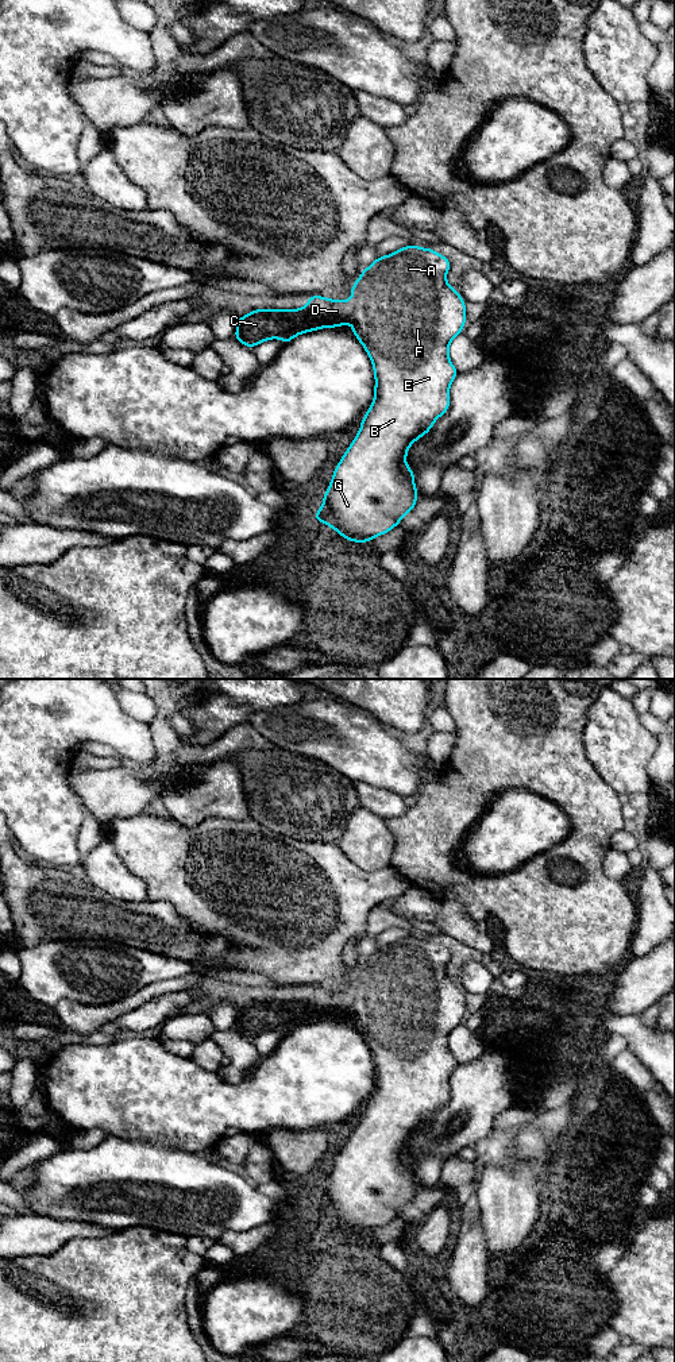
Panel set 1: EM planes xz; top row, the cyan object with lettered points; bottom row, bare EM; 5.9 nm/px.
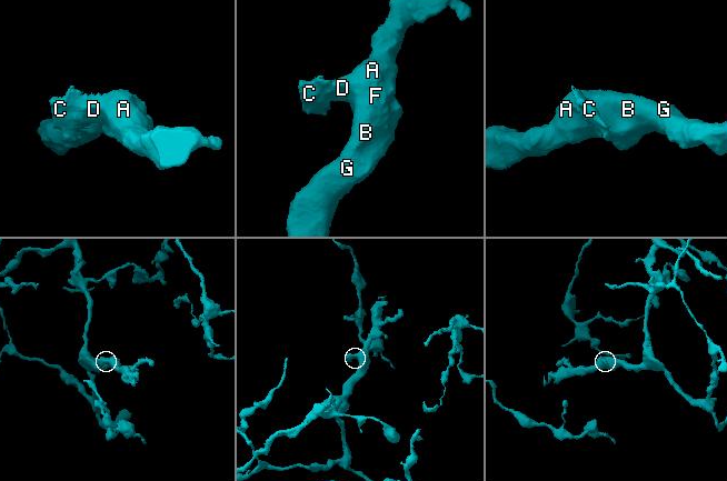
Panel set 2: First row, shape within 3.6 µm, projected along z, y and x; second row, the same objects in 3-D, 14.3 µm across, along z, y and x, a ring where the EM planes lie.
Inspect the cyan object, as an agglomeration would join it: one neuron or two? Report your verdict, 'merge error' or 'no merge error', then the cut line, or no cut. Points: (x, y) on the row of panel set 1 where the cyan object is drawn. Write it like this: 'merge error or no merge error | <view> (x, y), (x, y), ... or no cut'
no merge error | no cut

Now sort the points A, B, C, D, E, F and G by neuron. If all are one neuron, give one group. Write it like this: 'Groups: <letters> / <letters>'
Groups: A B C D E F G

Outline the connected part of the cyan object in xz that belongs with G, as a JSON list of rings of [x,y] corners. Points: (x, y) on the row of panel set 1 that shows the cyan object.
[[[408,244],[396,252],[378,256],[362,270],[351,286],[350,301],[312,294],[306,296],[308,305],[298,309],[254,309],[238,319],[234,339],[248,348],[271,339],[288,344],[301,333],[350,324],[371,360],[375,379],[373,404],[360,421],[359,432],[335,467],[321,508],[312,516],[342,535],[344,540],[370,543],[400,525],[404,516],[413,512],[416,506],[418,498],[416,474],[405,459],[410,445],[427,435],[435,421],[450,409],[450,387],[459,374],[450,359],[450,343],[466,327],[466,302],[447,282],[450,267],[450,259],[431,247]]]

